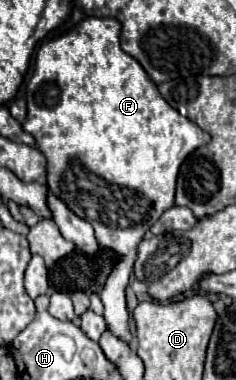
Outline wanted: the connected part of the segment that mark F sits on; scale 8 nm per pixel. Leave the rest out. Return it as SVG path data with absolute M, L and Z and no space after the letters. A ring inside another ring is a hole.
M84 18L80 24L76 24L74 28L66 30L64 34L60 36L54 36L50 40L46 40L38 52L36 52L36 64L34 64L34 74L26 86L26 102L28 102L28 118L24 122L24 130L28 134L34 136L36 140L36 146L42 150L42 154L46 156L48 160L48 166L46 166L46 184L48 184L48 190L60 198L62 202L66 202L66 206L78 214L78 218L82 220L88 220L96 232L96 240L102 248L106 250L112 250L114 252L114 258L118 258L118 262L114 262L114 270L110 270L110 278L106 280L106 286L102 288L100 292L100 298L102 298L102 304L104 304L104 320L108 324L108 330L110 334L114 334L116 338L120 338L122 342L130 344L132 342L132 334L128 330L128 308L126 308L126 296L124 296L124 290L128 286L128 280L130 280L130 274L132 274L132 268L134 268L134 260L136 260L136 254L138 254L138 244L142 242L144 234L150 230L150 226L168 210L174 206L174 188L176 188L176 176L178 176L178 170L180 170L180 164L184 162L184 158L194 152L196 148L204 146L210 142L210 134L204 132L202 128L198 128L194 122L190 122L188 118L184 118L182 114L178 114L178 110L174 110L158 92L156 84L148 78L148 74L144 72L144 68L138 64L138 60L134 60L130 54L126 54L122 48L120 48L120 22L116 18Z

